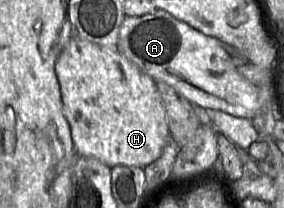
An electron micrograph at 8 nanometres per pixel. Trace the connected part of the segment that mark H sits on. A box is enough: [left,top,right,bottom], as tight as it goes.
[55,36,170,168]

